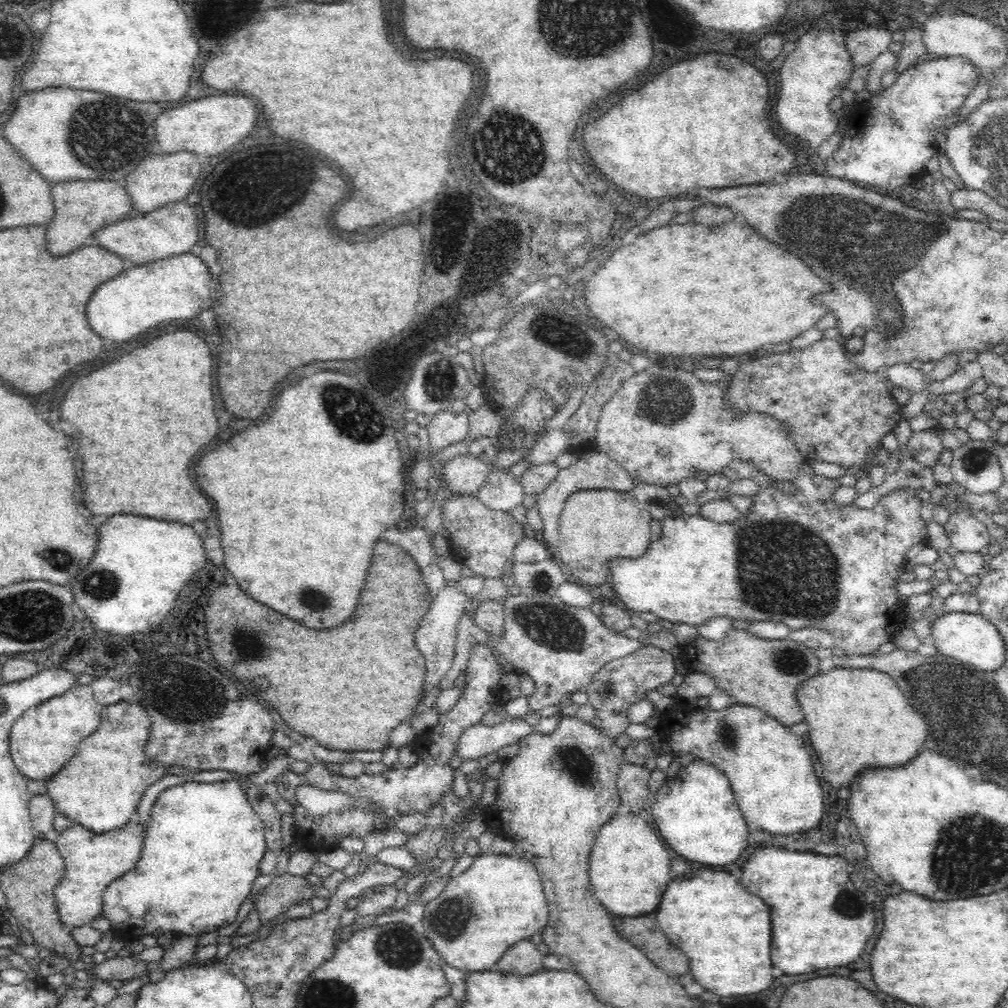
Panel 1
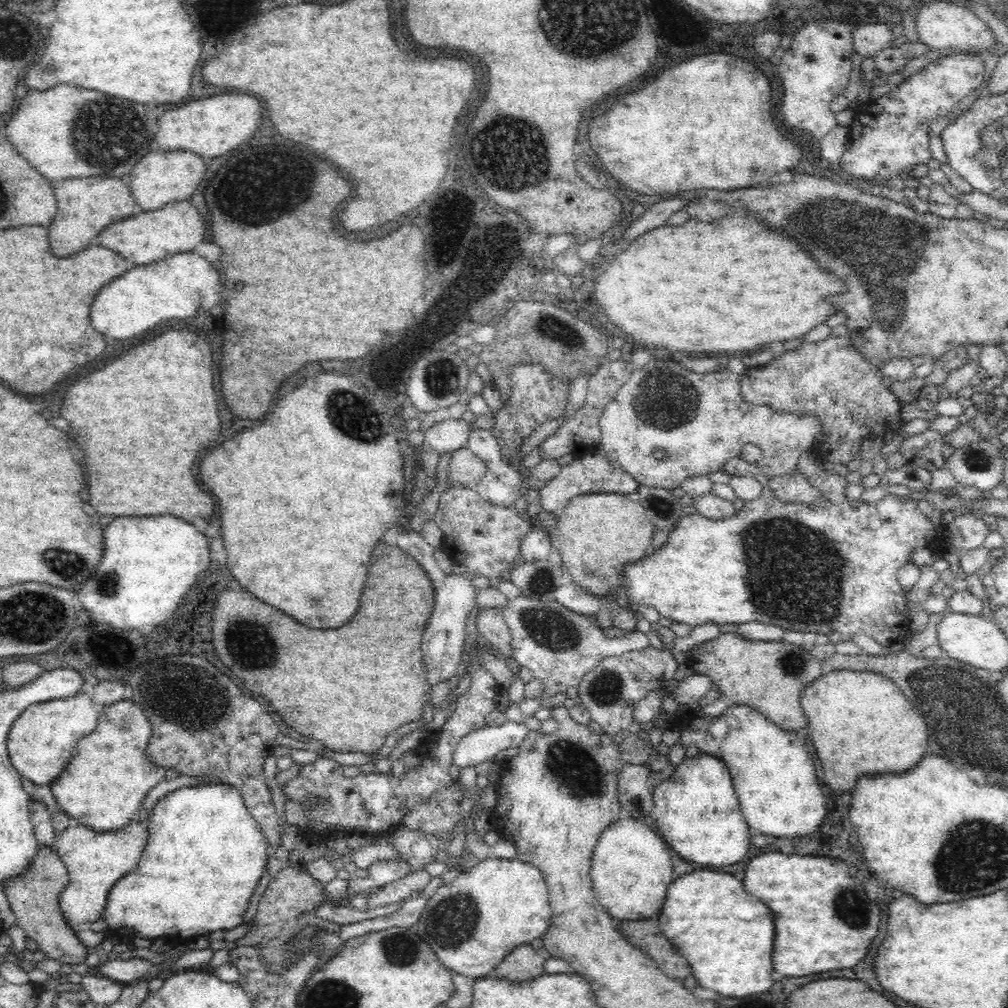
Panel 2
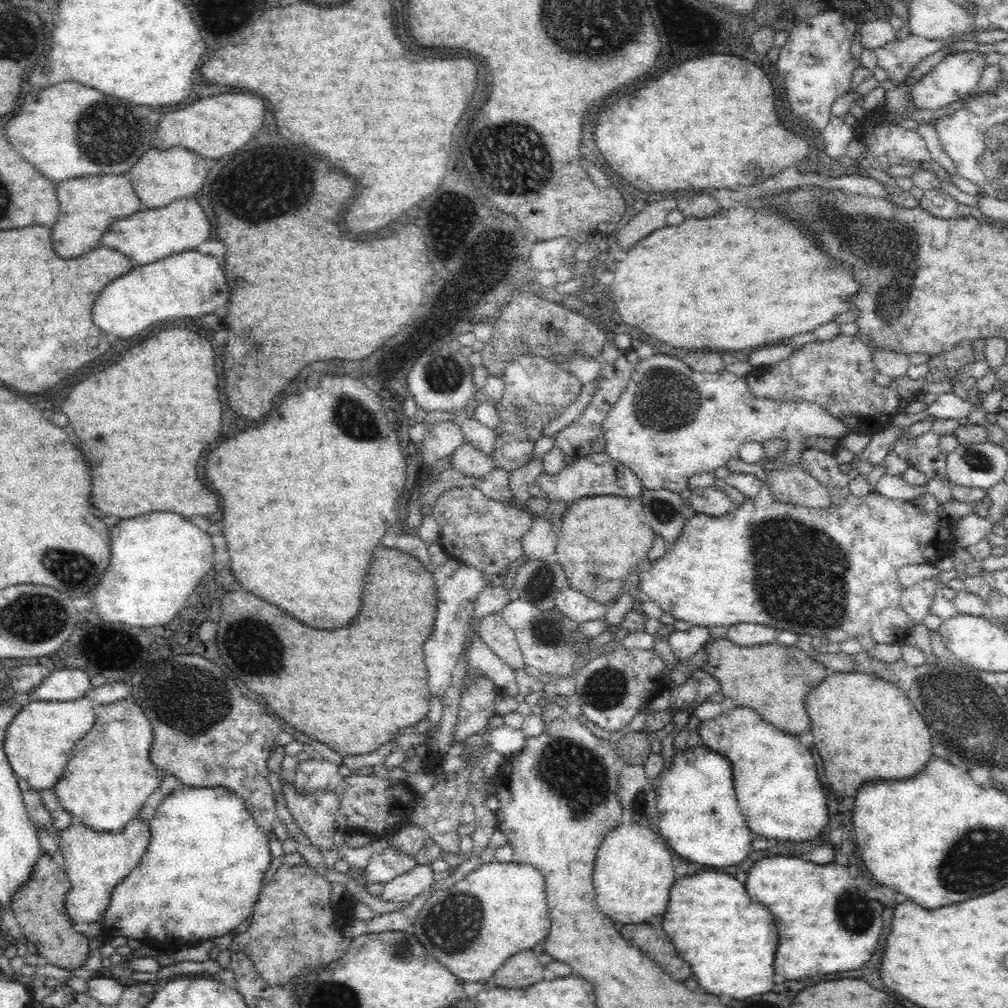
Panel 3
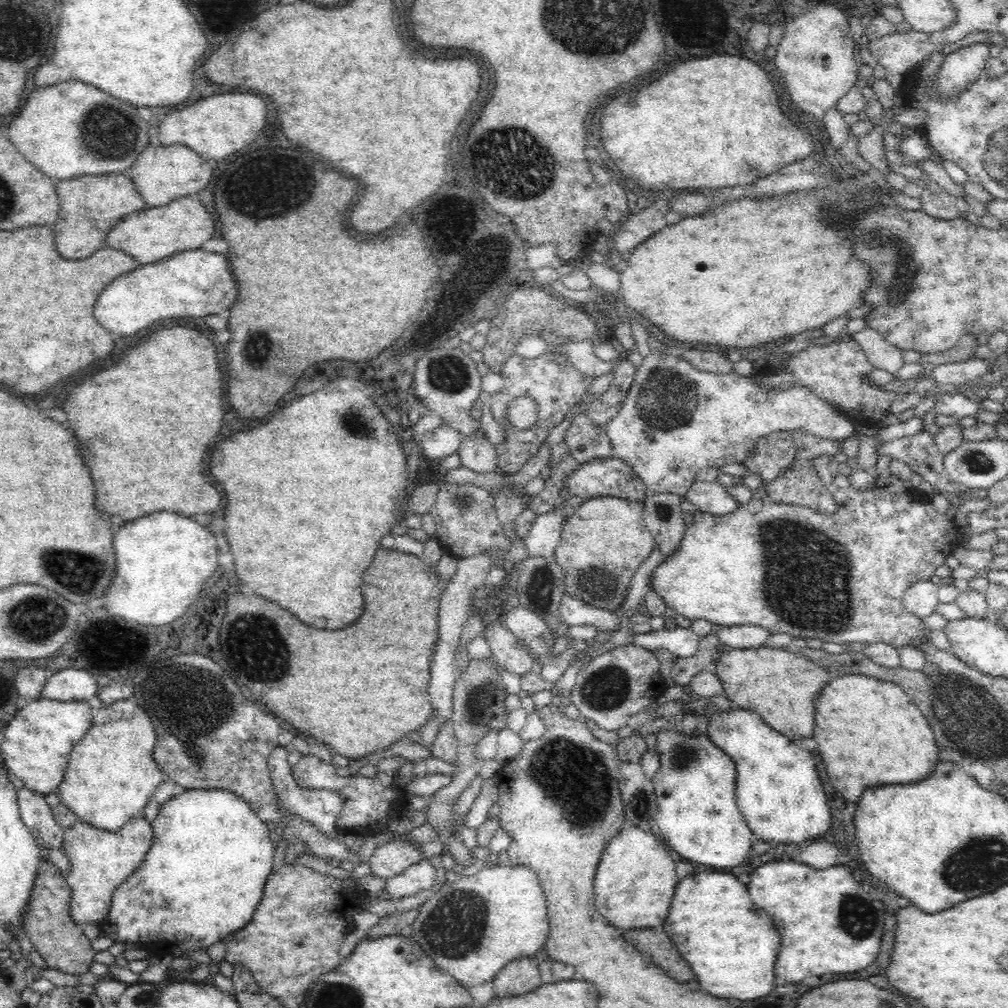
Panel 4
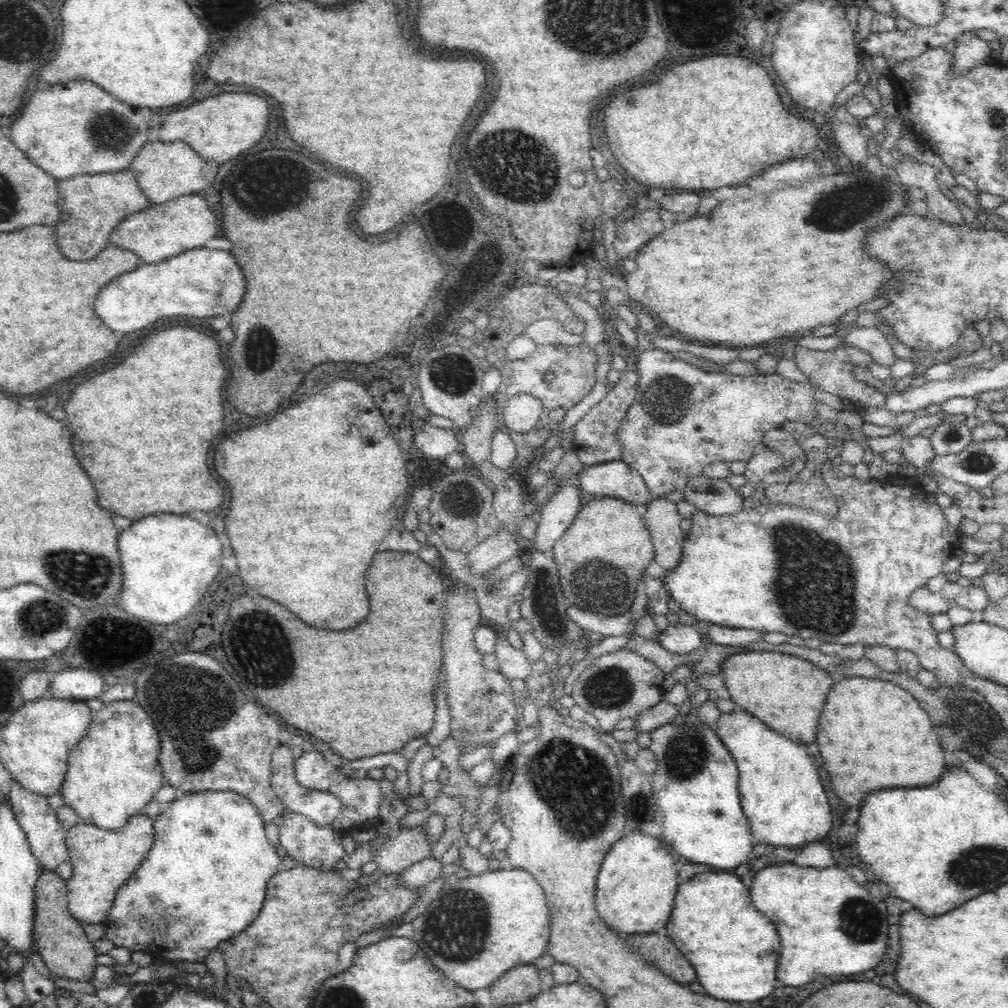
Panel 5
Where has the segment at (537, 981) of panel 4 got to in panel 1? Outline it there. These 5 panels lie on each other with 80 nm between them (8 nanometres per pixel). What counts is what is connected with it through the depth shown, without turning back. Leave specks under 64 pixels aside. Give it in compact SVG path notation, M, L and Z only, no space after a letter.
M530 940L514 942L511 948L498 960L493 969L522 976L544 969L543 956Z

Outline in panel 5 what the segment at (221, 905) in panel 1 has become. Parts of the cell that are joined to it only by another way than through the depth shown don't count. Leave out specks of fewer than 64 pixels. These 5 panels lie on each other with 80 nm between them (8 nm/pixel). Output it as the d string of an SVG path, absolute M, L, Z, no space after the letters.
M198 791L179 793L178 797L162 807L158 818L153 821L154 842L140 868L126 880L118 890L114 905L109 916L101 923L104 938L112 940L114 947L126 947L132 951L144 951L156 956L160 952L160 959L173 963L175 961L203 962L211 950L216 949L222 940L228 940L239 932L244 931L258 917L266 897L266 886L271 876L281 868L282 852L274 845L270 845L264 833L265 820L260 816L256 807L245 797L234 791Z

